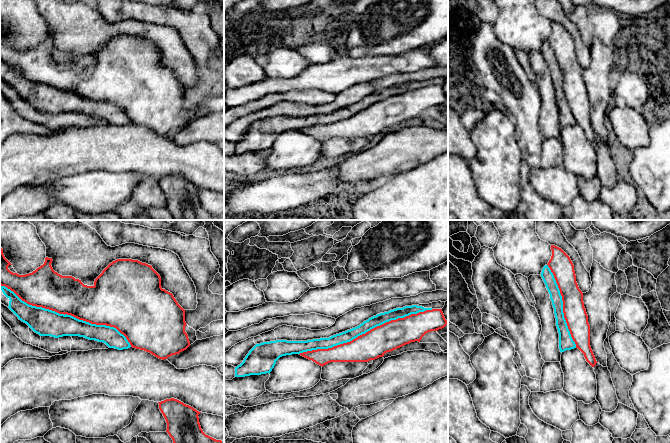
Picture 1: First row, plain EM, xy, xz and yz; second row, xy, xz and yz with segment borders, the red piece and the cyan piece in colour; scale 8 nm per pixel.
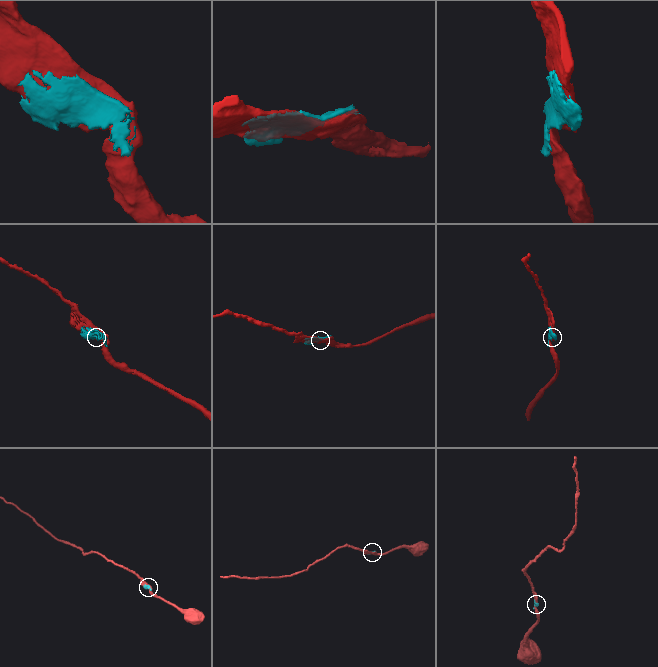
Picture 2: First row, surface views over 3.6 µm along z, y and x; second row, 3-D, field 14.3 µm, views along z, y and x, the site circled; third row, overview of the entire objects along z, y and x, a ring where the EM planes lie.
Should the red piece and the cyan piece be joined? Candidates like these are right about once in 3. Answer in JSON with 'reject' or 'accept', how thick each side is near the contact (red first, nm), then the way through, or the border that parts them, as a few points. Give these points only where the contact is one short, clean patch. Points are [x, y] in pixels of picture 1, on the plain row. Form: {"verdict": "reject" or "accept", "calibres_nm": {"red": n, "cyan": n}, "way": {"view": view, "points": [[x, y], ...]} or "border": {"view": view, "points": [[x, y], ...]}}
{"verdict": "reject", "calibres_nm": {"red": 320, "cyan": 220}}

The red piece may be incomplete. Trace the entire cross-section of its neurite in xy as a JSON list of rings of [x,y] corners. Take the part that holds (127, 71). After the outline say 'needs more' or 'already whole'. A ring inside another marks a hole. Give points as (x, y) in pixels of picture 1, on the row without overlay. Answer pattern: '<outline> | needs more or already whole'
[[[0,21],[0,61],[13,67],[22,77],[29,81],[42,83],[59,90],[71,91],[79,96],[96,101],[116,104],[123,110],[131,123],[151,129],[159,135],[167,135],[179,130],[190,122],[185,108],[185,86],[178,80],[173,70],[161,63],[161,53],[151,41],[132,35],[117,35],[110,39],[95,55],[93,62],[84,61],[72,52],[62,52],[51,42],[52,34],[45,34],[43,41],[25,51],[13,49],[8,45],[12,41],[4,32]]] | already whole

